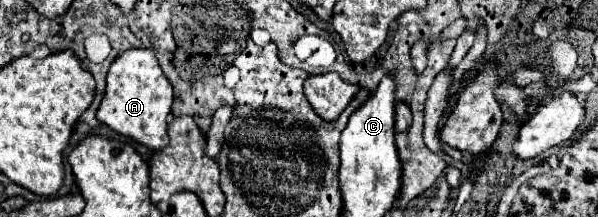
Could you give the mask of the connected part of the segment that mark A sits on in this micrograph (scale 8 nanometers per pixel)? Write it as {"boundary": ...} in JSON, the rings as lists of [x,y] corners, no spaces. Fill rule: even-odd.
{"boundary":[[[126,50],[108,70],[106,94],[96,118],[118,134],[134,138],[152,150],[160,150],[168,144],[168,114],[172,112],[172,102],[174,88],[162,74],[154,50]]]}

